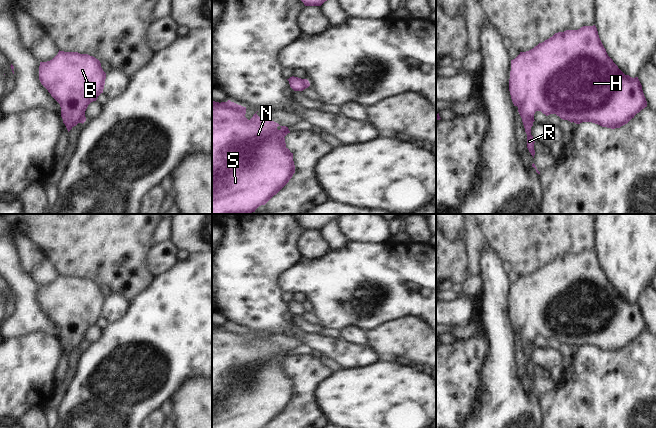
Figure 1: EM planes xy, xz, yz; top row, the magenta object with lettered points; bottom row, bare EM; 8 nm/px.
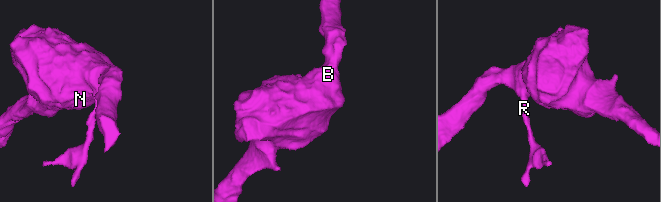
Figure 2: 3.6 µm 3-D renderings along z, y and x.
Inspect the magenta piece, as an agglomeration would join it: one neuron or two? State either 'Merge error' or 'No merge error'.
No merge error.

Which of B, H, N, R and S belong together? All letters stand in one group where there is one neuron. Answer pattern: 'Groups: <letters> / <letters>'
Groups: B H N R S.

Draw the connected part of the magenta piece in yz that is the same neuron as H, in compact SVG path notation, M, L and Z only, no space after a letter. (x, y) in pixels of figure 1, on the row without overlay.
M595 249L583 250L578 254L566 254L555 257L552 261L539 267L533 273L520 276L511 284L509 315L514 330L518 336L527 358L527 372L534 382L534 362L531 359L534 338L541 335L546 340L556 338L563 344L580 348L592 346L611 353L627 348L642 333L647 331L642 309L638 301L625 299L608 280Z

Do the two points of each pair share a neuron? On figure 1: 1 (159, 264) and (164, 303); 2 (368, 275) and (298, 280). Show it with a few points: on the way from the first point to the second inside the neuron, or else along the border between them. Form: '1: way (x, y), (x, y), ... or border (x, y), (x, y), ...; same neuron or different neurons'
1: border (178, 261), (170, 269), (156, 277); different neurons
2: way (351, 279), (315, 279); same neuron

